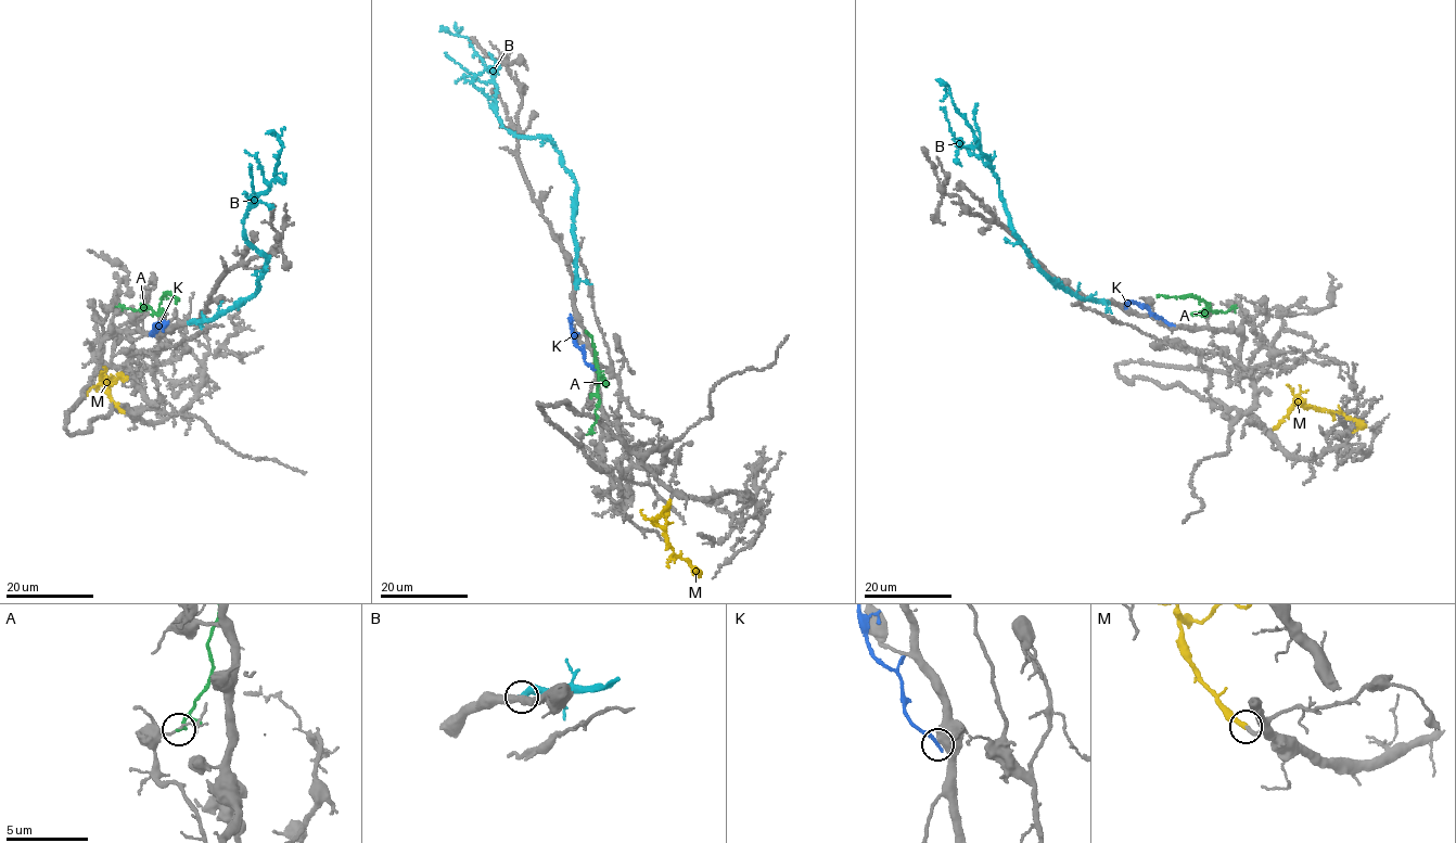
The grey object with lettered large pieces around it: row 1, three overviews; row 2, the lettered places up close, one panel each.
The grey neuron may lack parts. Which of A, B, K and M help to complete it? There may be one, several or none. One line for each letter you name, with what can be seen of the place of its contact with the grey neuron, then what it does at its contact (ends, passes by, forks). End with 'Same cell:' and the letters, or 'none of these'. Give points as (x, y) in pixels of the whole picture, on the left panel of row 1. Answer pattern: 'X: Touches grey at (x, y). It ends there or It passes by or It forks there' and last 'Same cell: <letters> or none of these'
M: Touches grey at (124, 412). It ends there
Same cell: M

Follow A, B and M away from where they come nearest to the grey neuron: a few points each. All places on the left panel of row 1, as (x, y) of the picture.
A: (117, 307), (120, 305), (137, 310), (150, 307), (158, 315), (162, 296), (167, 292), (178, 298), (175, 303)
B: (189, 322), (258, 288), (267, 260), (246, 239), (244, 217), (273, 178), (282, 143), (268, 132)
M: (124, 412), (112, 400), (104, 382), (107, 383), (102, 381), (107, 378), (112, 384), (110, 392)

